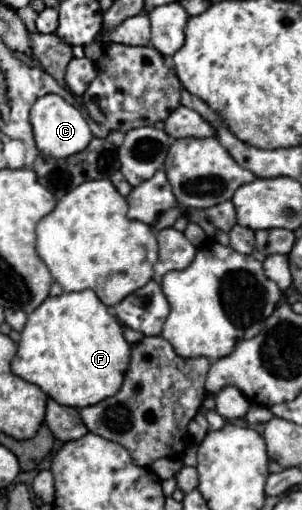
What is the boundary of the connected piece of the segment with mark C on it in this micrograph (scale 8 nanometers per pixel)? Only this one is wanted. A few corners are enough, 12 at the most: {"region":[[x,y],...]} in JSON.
{"region":[[60,95],[30,109],[38,151],[64,159],[92,139],[82,113]]}

